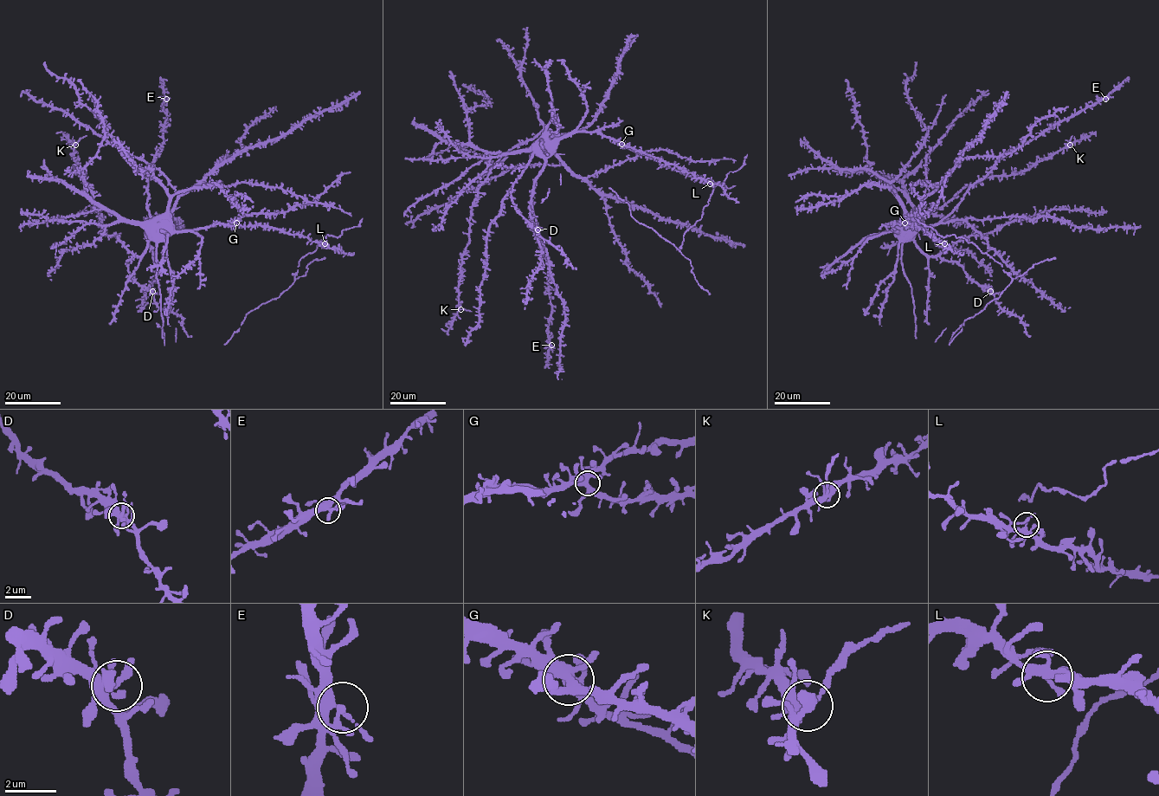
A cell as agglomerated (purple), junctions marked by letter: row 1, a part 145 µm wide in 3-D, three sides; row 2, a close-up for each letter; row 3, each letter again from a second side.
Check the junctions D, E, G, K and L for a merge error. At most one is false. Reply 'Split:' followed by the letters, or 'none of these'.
Split: K

